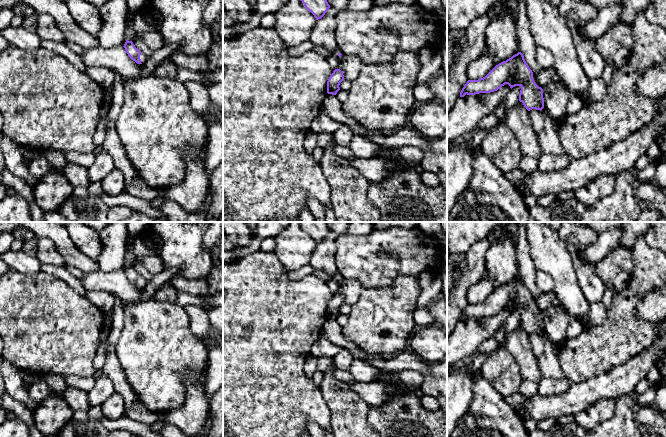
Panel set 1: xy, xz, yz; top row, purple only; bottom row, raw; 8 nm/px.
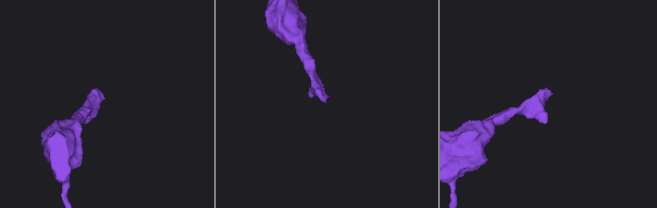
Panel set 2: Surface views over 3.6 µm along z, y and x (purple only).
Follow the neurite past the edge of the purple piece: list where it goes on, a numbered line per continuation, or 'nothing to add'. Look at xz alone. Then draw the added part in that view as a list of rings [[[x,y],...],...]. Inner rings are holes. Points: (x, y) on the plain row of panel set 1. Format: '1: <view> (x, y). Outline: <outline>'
nothing to add

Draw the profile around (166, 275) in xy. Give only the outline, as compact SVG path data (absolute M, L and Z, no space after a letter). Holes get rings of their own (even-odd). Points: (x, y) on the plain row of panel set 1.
M176 268L163 269L159 274L156 274L154 278L142 288L142 297L138 302L143 302L149 299L153 299L154 293L161 285L169 282L177 273Z

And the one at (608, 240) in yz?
M620 228L608 229L600 233L597 240L584 249L584 256L595 267L610 251L619 246L621 236Z

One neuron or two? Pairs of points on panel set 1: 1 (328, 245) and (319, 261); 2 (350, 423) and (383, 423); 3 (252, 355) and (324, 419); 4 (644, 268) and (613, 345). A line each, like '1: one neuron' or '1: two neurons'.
1: one neuron
2: two neurons
3: one neuron
4: one neuron

